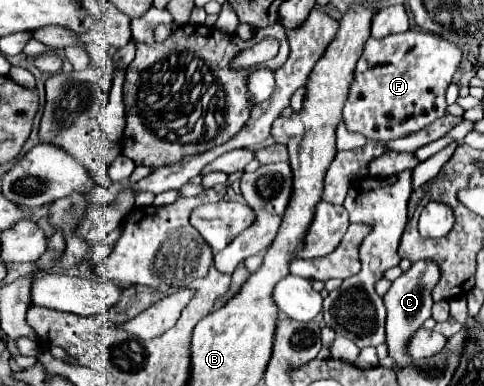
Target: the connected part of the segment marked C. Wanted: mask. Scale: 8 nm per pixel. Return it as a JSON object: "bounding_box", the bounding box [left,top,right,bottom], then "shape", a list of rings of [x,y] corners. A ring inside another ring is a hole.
{"bounding_box":[383,261,439,367],"shape":[[[417,261],[411,265],[411,269],[405,275],[401,275],[399,279],[393,281],[391,289],[383,297],[385,307],[387,307],[387,339],[385,339],[385,343],[389,349],[389,357],[395,359],[395,363],[401,367],[409,367],[413,363],[413,359],[409,355],[409,343],[411,343],[411,337],[423,325],[423,321],[431,317],[431,305],[433,305],[431,289],[435,287],[437,279],[439,279],[439,267],[435,263]]]}

